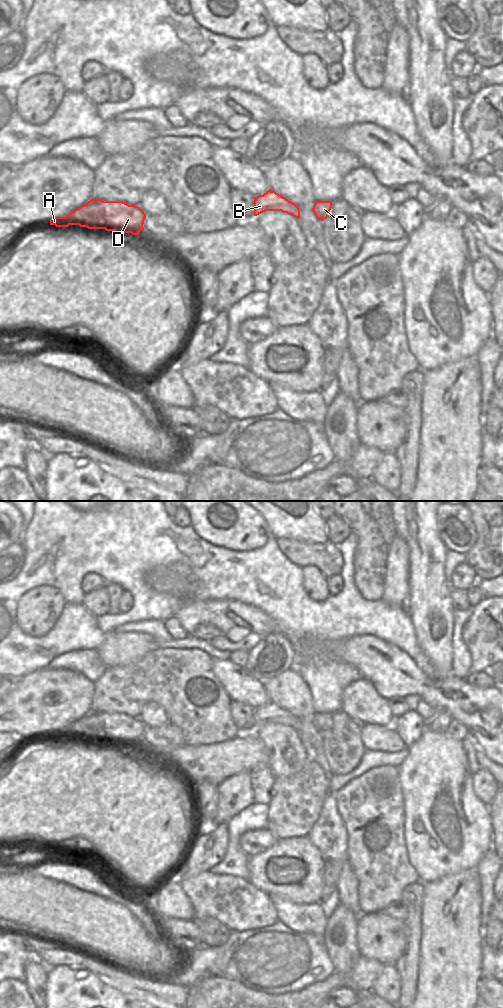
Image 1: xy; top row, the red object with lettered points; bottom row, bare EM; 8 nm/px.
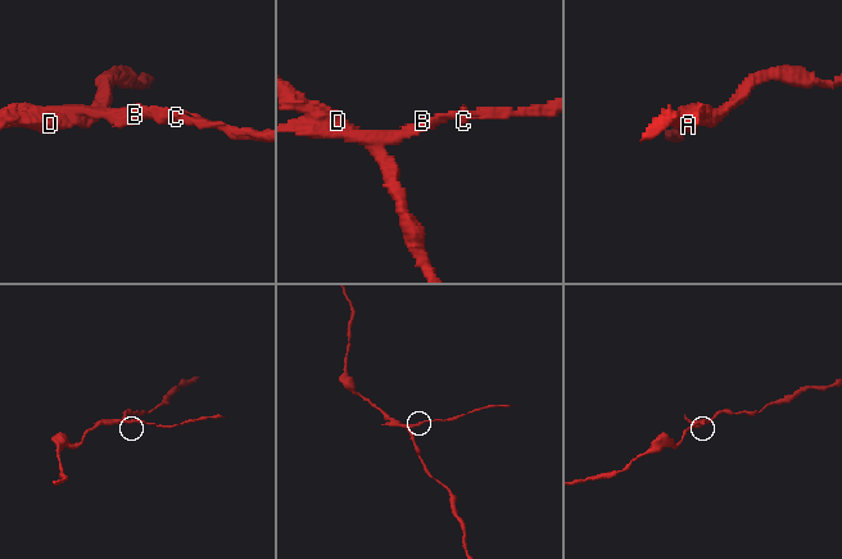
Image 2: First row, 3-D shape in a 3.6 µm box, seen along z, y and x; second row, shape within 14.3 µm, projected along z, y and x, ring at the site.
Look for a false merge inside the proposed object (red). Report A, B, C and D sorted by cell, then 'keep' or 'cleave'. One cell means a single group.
groups A B C / D; cleave

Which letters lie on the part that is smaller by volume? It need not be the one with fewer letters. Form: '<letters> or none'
A, B, C.

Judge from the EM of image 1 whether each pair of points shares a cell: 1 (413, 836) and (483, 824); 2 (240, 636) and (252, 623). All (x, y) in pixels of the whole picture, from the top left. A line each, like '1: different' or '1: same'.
1: same
2: different

